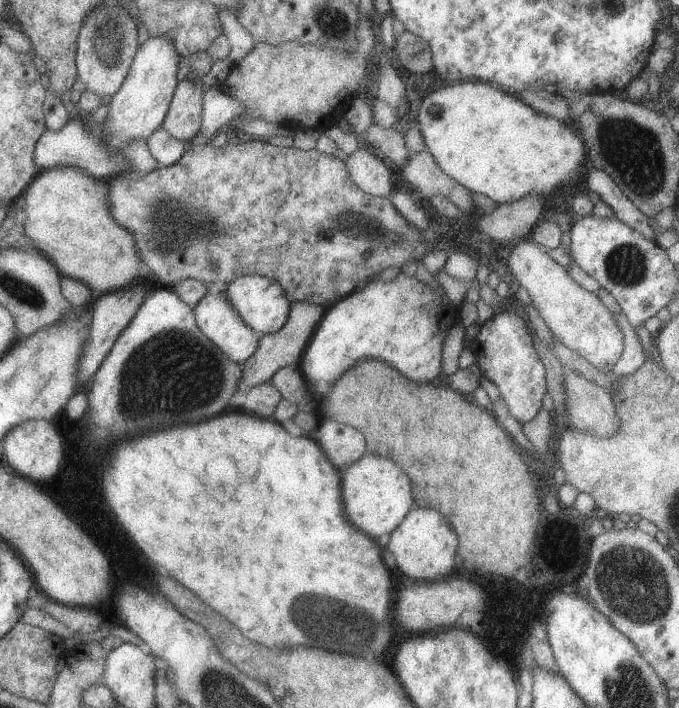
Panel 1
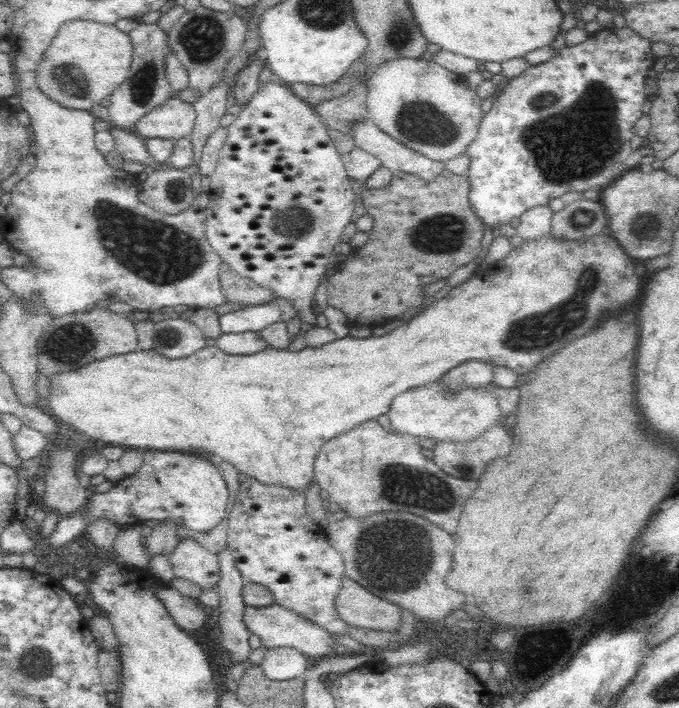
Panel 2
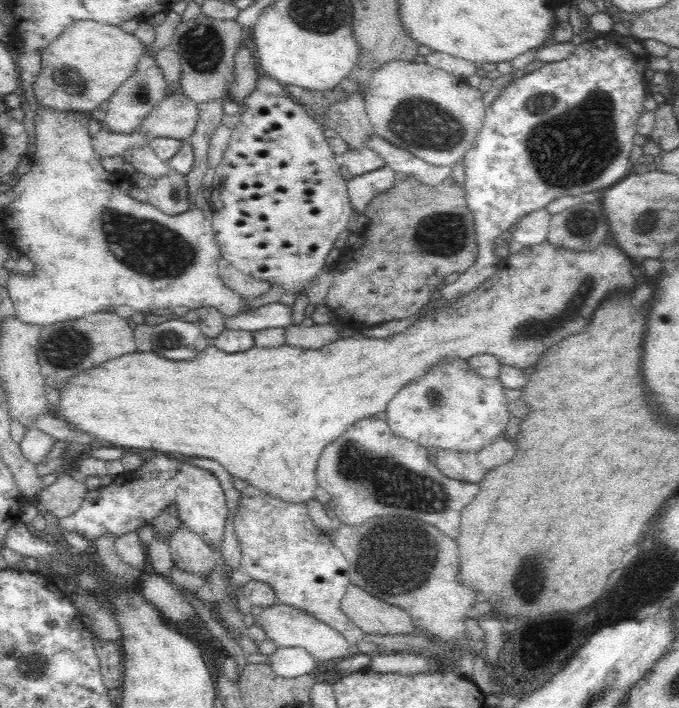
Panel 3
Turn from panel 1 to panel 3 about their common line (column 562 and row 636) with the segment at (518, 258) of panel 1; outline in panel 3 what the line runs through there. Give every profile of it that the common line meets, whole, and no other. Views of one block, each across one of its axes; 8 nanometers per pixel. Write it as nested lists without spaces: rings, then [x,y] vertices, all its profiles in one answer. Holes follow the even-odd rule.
[[[276,602],[270,608],[252,610],[252,620],[250,622],[258,624],[264,630],[266,640],[272,640],[278,648],[304,648],[310,656],[316,658],[316,662],[342,660],[342,658],[348,658],[348,656],[354,654],[354,646],[348,640],[344,640],[344,636],[340,632],[332,630],[328,624],[312,618],[310,614],[306,614],[298,608],[280,604],[280,602]]]

